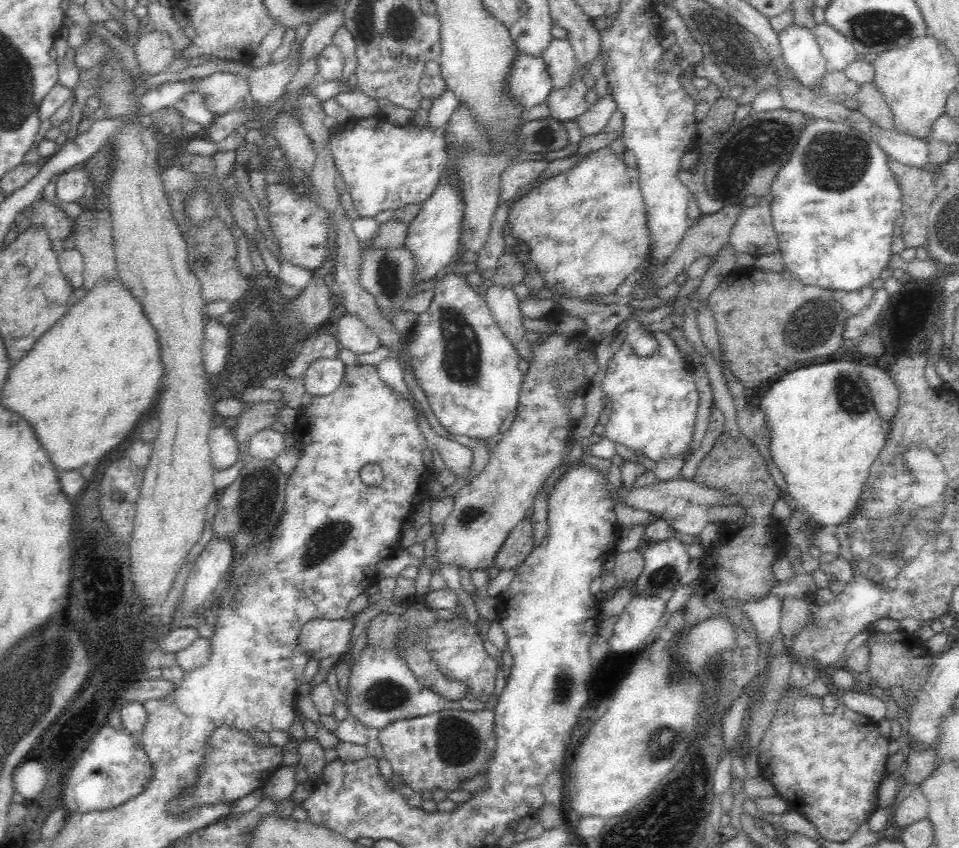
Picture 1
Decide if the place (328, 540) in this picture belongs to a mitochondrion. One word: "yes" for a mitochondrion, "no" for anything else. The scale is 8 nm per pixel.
yes

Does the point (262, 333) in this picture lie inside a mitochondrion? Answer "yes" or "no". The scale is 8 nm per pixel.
yes

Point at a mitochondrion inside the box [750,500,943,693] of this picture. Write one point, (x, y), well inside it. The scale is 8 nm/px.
(872, 542)

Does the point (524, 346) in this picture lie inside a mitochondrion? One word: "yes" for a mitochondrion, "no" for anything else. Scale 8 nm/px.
no

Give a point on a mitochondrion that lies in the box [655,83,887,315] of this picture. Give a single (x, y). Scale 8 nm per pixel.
(835, 161)

